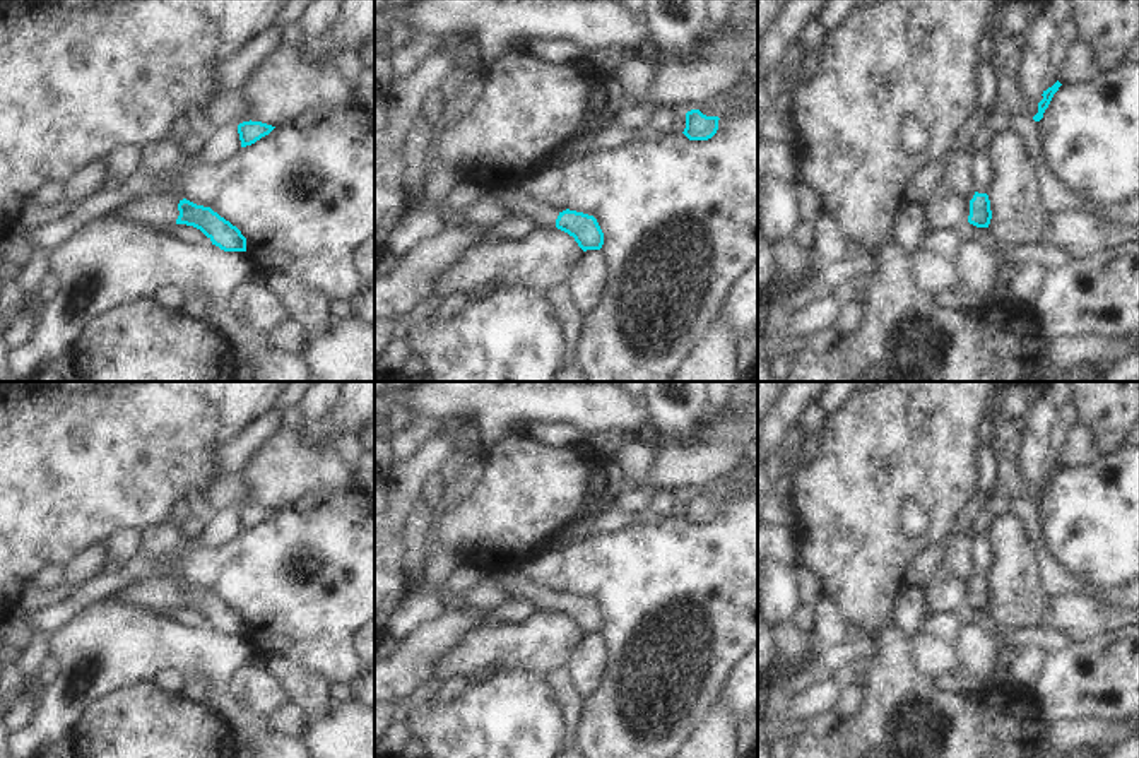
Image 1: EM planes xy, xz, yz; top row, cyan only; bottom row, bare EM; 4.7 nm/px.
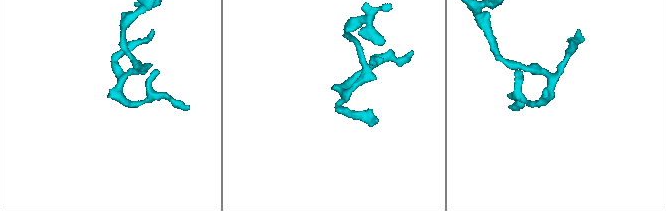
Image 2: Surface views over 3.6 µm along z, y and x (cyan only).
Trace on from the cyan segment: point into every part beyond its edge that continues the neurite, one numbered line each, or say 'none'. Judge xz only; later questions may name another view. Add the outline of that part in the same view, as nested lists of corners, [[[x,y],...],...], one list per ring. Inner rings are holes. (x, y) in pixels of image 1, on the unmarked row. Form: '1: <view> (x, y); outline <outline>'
1: xz (542, 598); outline [[[518,570],[493,571],[489,577],[510,594],[510,599],[528,601],[535,609],[554,611],[563,592],[525,580]]]

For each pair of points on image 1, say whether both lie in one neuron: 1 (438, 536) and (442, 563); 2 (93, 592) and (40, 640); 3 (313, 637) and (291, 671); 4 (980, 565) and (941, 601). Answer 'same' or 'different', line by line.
1: different
2: different
3: different
4: different

